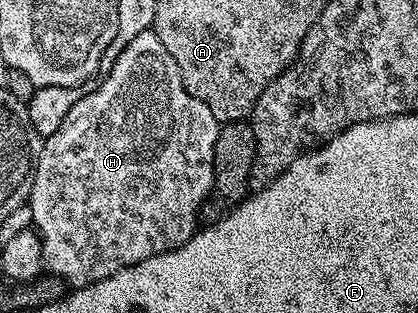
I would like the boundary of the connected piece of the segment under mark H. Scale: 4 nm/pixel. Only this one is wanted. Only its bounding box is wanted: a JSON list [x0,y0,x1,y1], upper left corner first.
[28,30,218,289]

